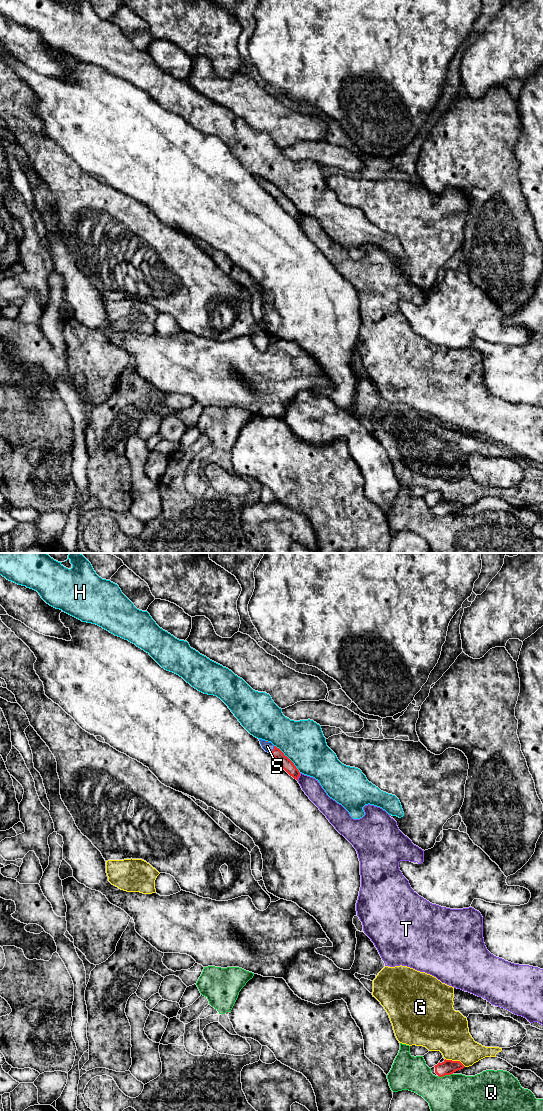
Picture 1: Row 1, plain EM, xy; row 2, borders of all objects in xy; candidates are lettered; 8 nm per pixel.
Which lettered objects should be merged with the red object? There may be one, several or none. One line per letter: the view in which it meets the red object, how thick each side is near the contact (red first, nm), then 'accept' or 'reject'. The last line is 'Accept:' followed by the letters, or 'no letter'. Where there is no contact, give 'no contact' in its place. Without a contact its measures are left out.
G: xy | 120/340 nm | reject
H: xy | 90/340 nm | reject
Q: xy | 120/440 nm | reject
S: xy | 90/80 nm | accept
T: xy | 90/140 nm | reject
Accept: S

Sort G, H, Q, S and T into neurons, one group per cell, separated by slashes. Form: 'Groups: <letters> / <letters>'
Groups: G / H / Q / S / T

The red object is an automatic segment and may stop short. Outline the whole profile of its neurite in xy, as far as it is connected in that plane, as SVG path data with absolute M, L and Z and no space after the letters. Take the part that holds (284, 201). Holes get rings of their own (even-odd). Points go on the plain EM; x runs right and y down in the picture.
M259 179L262 188L270 193L276 201L280 204L280 206L294 219L298 220L300 216L299 210L296 208L294 203L284 195L284 193L274 186L271 182L266 182L265 180Z

